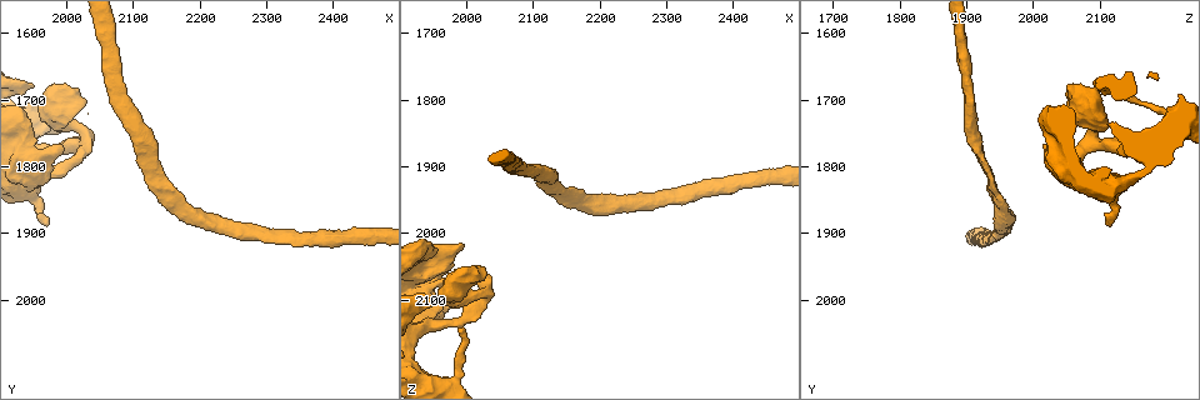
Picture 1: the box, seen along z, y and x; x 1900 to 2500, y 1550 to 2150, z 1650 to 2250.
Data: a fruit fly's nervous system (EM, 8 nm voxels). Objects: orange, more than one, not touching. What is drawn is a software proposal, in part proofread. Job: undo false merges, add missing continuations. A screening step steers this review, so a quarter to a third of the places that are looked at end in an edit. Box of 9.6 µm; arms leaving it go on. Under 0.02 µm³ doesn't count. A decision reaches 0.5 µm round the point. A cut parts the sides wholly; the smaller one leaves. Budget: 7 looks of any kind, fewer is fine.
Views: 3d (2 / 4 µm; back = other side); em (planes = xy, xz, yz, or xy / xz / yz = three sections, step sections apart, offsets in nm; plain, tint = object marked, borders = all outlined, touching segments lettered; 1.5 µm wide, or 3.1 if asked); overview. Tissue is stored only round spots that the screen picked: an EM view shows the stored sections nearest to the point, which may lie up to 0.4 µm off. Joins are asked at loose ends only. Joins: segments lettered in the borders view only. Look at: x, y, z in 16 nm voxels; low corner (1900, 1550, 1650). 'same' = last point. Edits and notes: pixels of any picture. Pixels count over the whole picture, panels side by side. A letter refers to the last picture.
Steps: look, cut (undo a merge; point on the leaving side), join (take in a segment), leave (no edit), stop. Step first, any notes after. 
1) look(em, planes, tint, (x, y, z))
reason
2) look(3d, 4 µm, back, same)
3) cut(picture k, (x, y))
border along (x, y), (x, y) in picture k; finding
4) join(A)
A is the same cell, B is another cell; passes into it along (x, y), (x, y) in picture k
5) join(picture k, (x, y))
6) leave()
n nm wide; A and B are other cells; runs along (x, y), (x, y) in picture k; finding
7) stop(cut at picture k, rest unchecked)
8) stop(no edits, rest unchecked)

look(3d, 4 µm, (1970, 1680, 2090))
stops while still wide

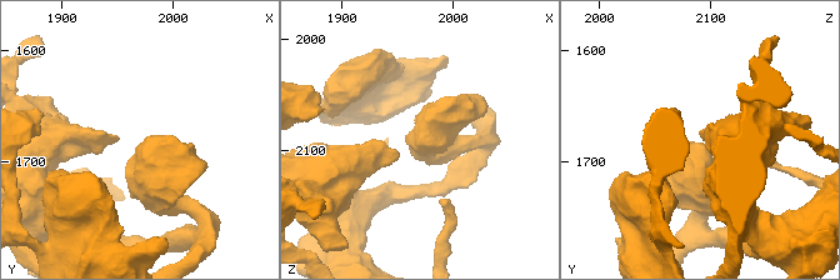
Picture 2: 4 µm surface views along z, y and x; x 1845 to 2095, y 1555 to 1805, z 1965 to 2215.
look(em, planes, tint, (1970, 1684, 2092))
now the EM

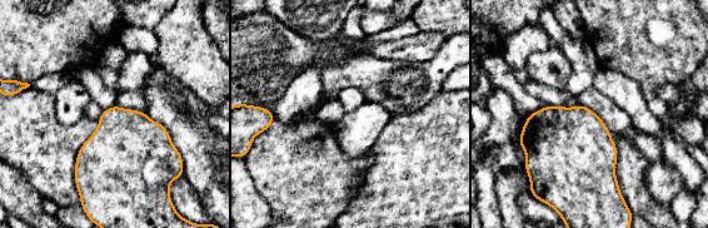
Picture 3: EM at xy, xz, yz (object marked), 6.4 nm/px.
look(em, planes, borders, same)

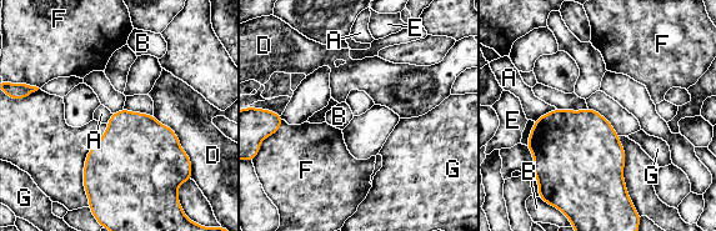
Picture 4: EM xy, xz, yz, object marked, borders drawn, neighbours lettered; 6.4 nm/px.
leave()
300 nm wide; A, B, D, E, F and G are other cells; border along (587, 106), (596, 110), (619, 135) in picture 4; no lettered segment goes on from it

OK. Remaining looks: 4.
look(em, planes, borders, (1990, 1770, 2015))
stops while still wide

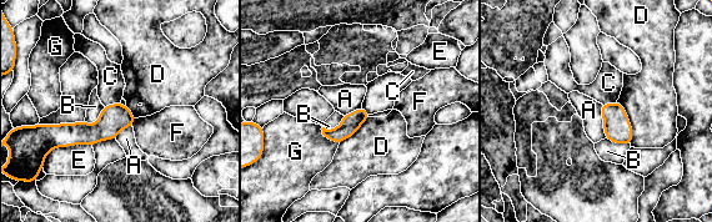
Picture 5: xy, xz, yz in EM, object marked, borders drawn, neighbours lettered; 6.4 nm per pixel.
leave()
A, B, C, D, E, F and G are other cells; none of them fits

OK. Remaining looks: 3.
look(3d, 4 µm, (2120, 1775, 1915))
thick turns thin

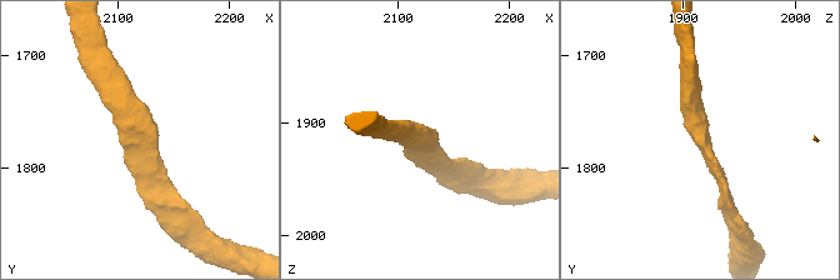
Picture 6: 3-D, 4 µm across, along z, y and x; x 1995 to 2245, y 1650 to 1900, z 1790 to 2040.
look(em, planes, borders, (2126, 1776, 1918))
arms of 190, 340 nm

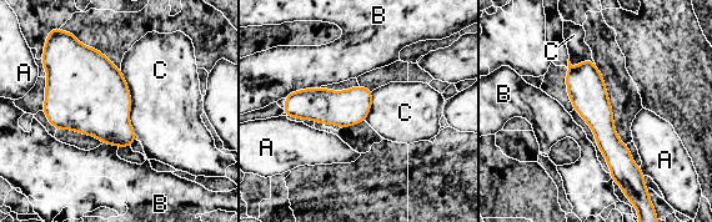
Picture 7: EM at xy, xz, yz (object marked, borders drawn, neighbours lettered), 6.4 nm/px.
leave()
A, B and C are other cells; runs along (571, 69), (586, 87), (625, 178) in picture 7; all the same neuron

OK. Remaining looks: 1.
stop(no edits, rest unchecked)

